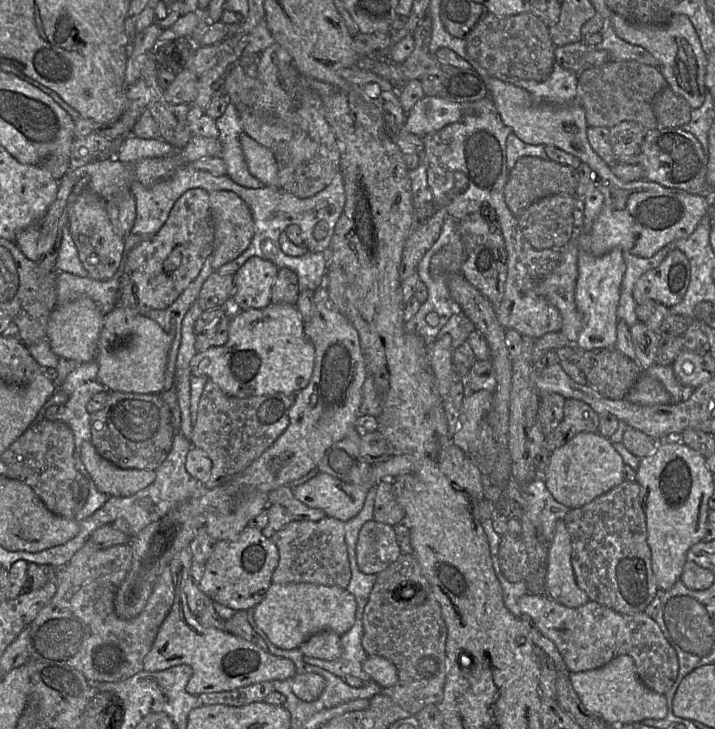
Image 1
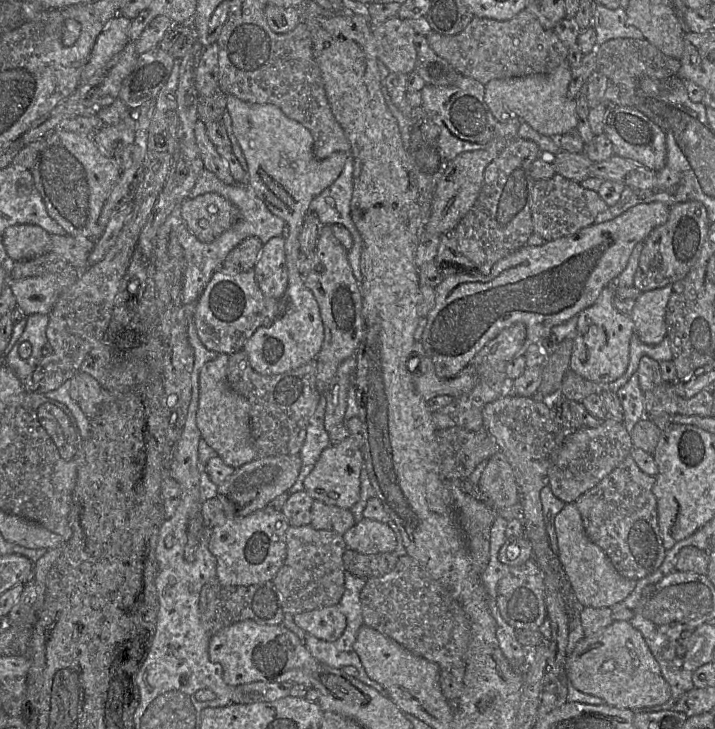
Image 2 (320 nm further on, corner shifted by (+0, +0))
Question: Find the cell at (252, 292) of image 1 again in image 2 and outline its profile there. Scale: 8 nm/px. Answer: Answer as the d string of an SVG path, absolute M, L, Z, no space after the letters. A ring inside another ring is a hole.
M282 236L273 237L263 245L253 272L265 296L275 299L282 299L285 296L288 273L285 239Z

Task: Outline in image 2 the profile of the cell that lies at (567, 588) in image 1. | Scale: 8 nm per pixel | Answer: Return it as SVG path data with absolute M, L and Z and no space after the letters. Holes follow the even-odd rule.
M575 502L565 504L555 516L554 526L558 543L558 559L570 582L575 599L582 606L610 608L623 601L635 589L637 581L622 576L606 553L588 538Z

